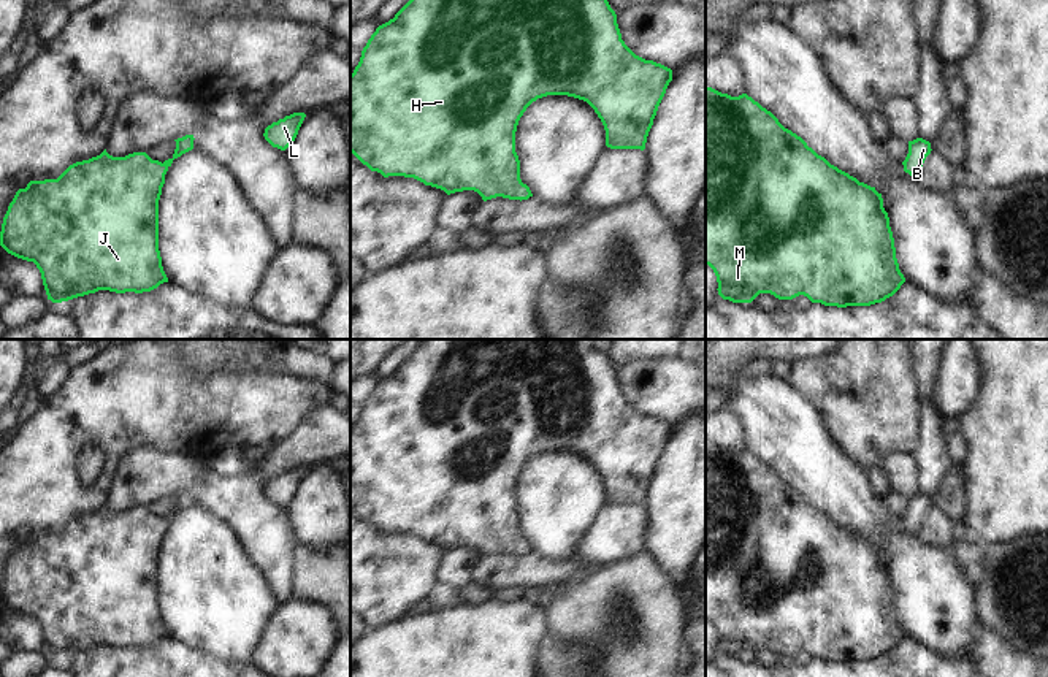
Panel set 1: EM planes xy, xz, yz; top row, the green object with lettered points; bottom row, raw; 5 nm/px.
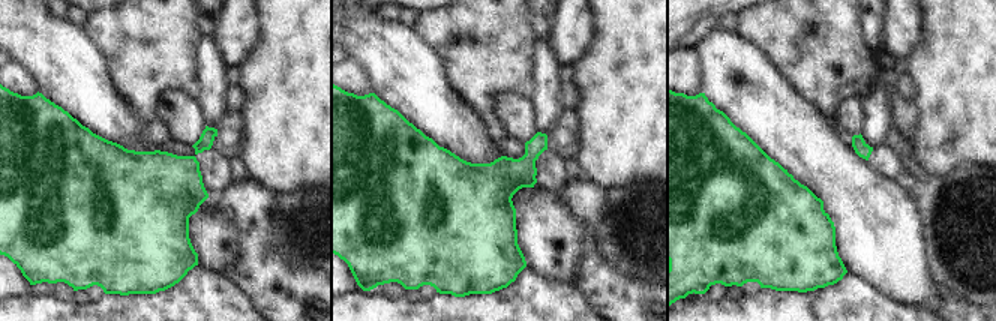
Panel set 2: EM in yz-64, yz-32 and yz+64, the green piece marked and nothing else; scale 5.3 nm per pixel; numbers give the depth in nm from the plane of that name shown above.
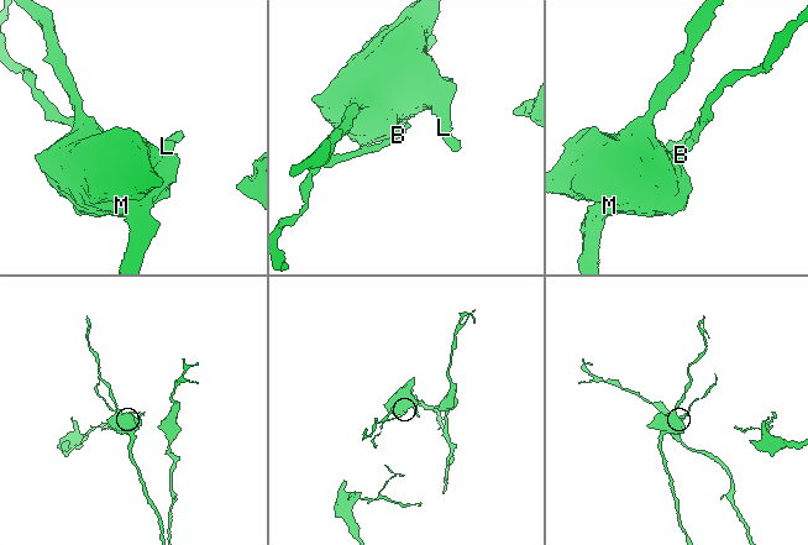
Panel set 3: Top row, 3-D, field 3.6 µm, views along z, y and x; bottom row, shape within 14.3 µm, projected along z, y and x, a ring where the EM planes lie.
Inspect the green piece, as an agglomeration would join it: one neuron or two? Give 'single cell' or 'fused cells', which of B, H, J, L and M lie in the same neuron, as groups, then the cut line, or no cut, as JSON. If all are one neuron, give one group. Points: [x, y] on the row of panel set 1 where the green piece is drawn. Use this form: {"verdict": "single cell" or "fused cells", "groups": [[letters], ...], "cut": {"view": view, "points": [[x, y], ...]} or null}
{"verdict": "single cell", "groups": [["B", "H", "J", "L", "M"]], "cut": null}

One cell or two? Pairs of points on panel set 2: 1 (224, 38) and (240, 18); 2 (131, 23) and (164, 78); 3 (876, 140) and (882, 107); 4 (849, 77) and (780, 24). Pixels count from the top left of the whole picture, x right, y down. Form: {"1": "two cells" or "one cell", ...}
{"1": "one cell", "2": "one cell", "3": "one cell", "4": "one cell"}

